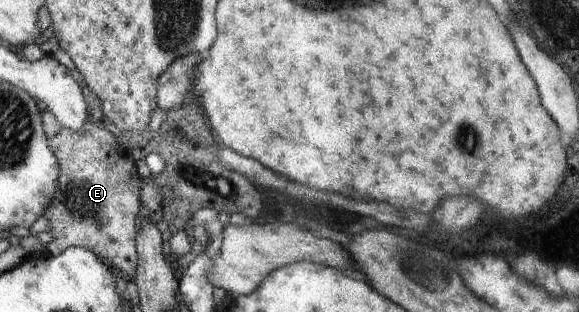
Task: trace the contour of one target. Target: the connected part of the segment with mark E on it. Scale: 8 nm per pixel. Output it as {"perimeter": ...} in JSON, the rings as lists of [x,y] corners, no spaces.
{"perimeter":[[[93,121],[85,123],[79,132],[61,127],[53,136],[53,148],[57,148],[61,174],[57,177],[56,194],[42,214],[48,220],[49,232],[53,236],[53,240],[45,245],[45,252],[57,256],[69,247],[83,247],[108,261],[125,279],[135,276],[135,218],[141,210],[140,192],[143,180],[137,174],[134,156],[127,156],[132,150],[121,147],[115,135],[107,131],[101,123]]]}

